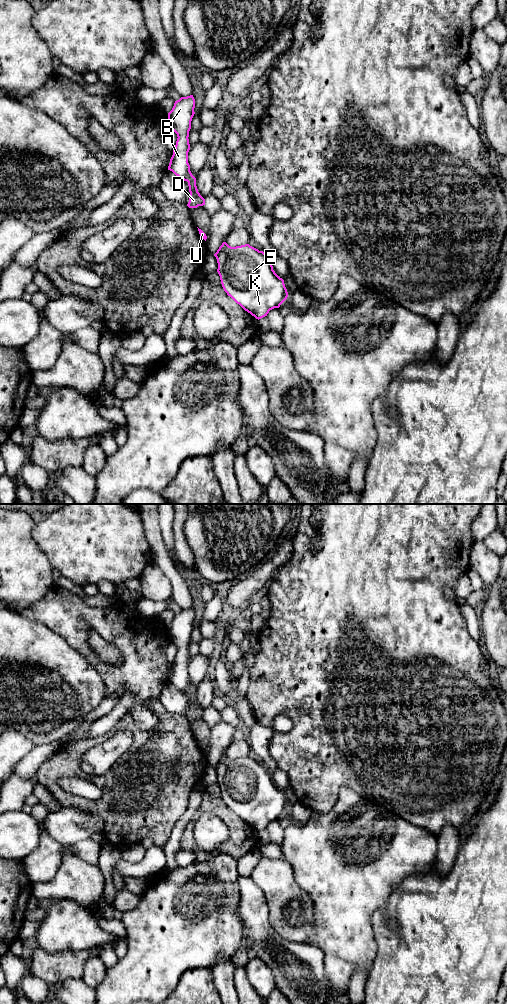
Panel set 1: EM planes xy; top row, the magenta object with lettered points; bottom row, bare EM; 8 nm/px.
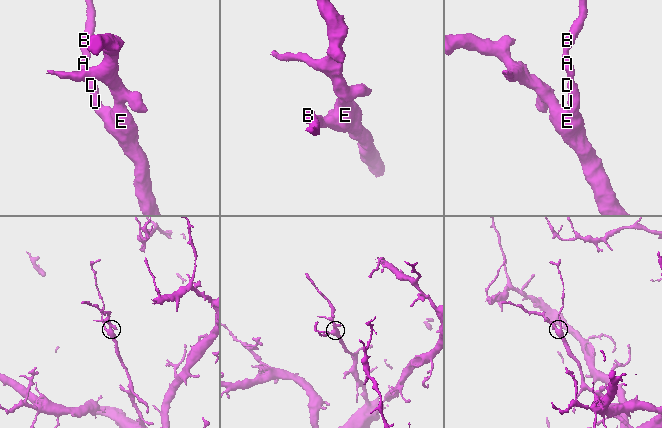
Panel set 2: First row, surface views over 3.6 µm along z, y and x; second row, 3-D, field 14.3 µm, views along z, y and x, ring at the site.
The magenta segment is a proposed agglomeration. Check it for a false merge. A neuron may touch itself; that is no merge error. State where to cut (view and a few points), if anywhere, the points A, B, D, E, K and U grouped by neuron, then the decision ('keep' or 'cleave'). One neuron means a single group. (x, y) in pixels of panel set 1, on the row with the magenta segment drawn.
no cut; A B D E K U; keep

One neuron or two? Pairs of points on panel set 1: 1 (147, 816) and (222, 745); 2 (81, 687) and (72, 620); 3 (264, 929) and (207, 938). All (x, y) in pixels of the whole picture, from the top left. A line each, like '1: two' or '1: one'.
1: two
2: two
3: two

